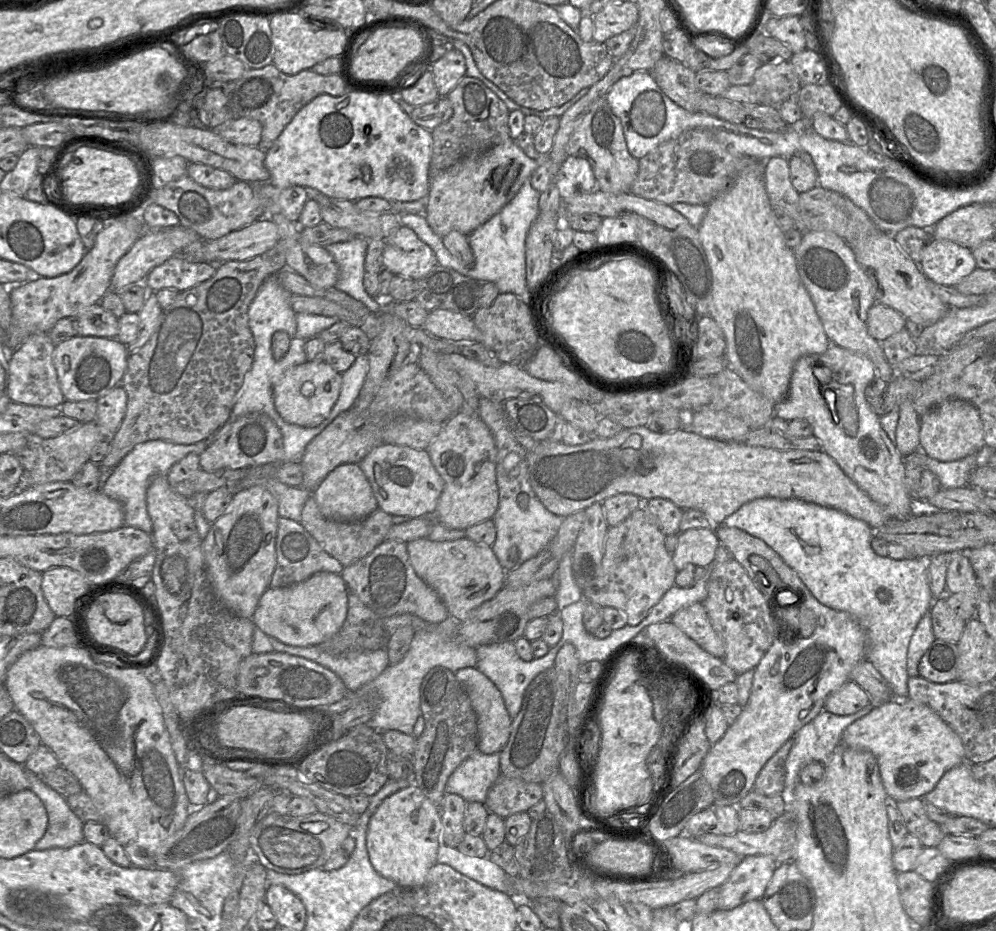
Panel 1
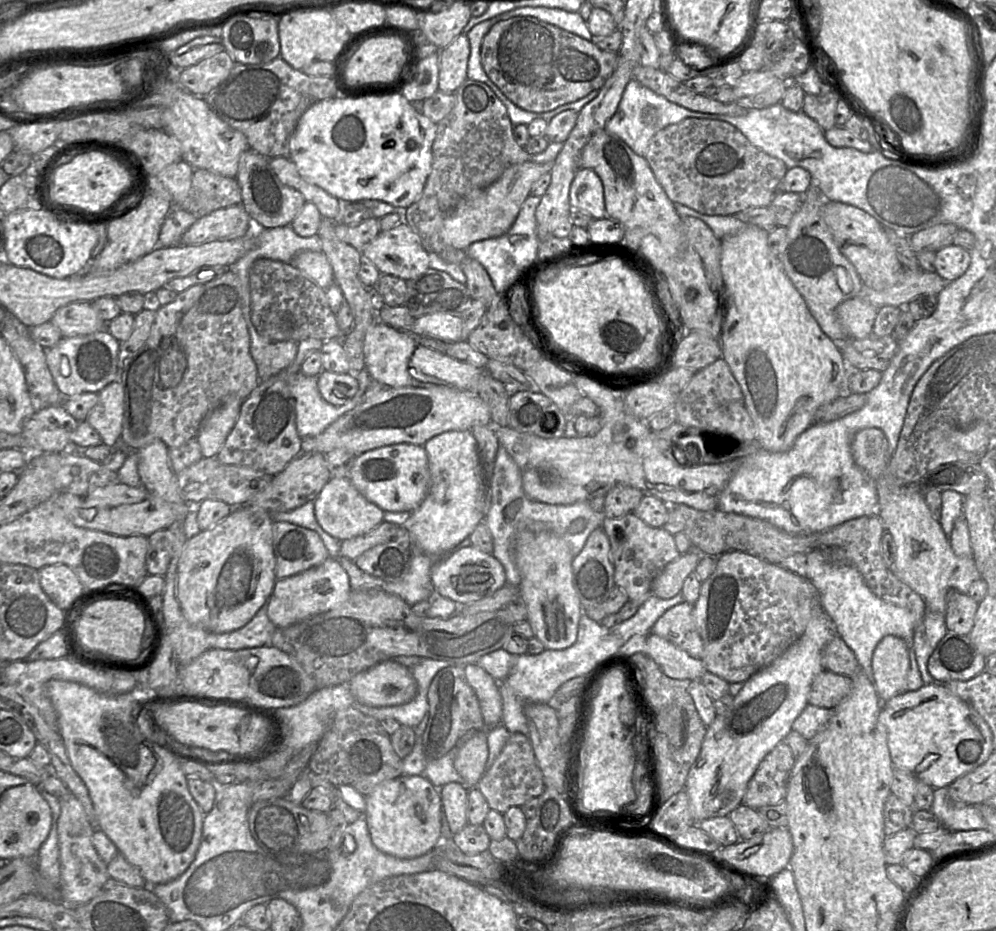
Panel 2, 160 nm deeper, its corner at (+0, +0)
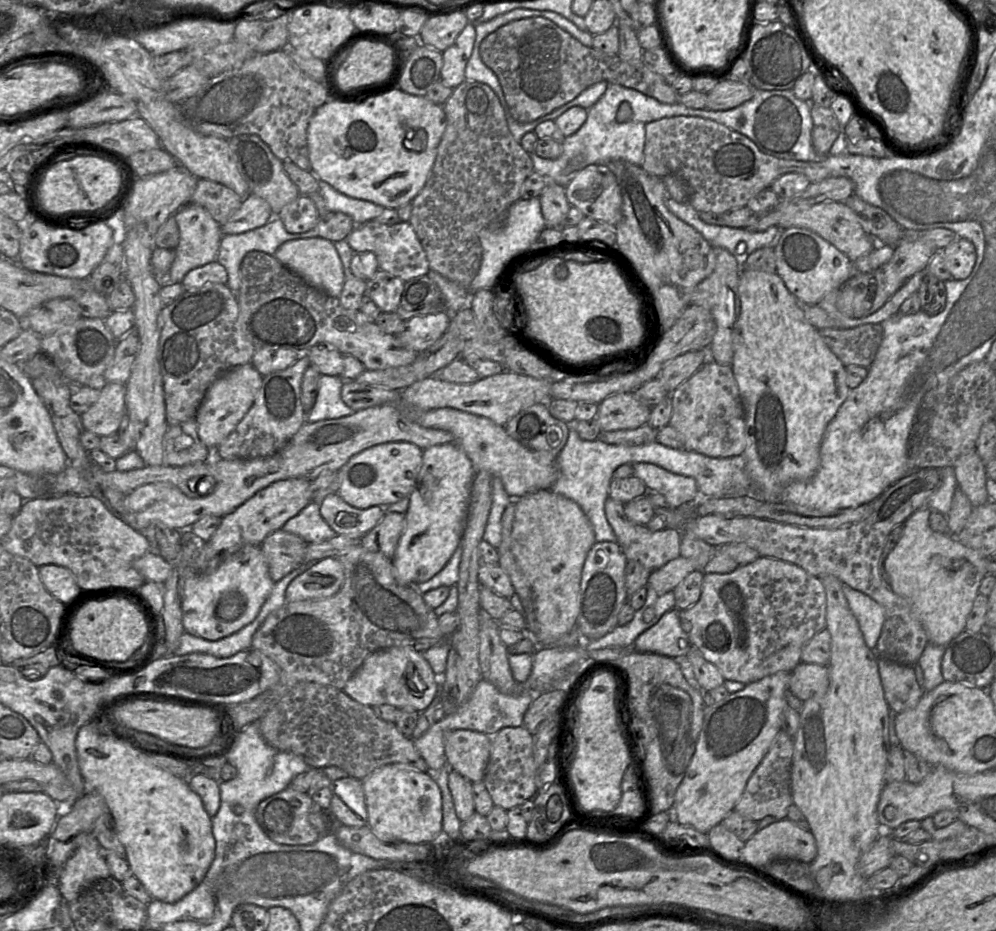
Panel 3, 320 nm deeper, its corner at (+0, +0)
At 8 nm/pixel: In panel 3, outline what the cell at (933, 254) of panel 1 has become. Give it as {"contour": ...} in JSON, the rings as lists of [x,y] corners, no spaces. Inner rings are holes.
{"contour":[[[958,238],[942,250],[951,279],[964,280],[970,276],[976,263],[977,254],[972,242]]]}

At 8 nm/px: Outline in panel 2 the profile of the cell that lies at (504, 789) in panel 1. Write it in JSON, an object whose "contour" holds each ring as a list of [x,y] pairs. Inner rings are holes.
{"contour":[[[522,733],[510,735],[491,768],[480,779],[477,788],[486,798],[490,809],[501,814],[504,814],[511,807],[522,807],[530,799],[542,795],[545,790],[543,774],[527,735]]]}

